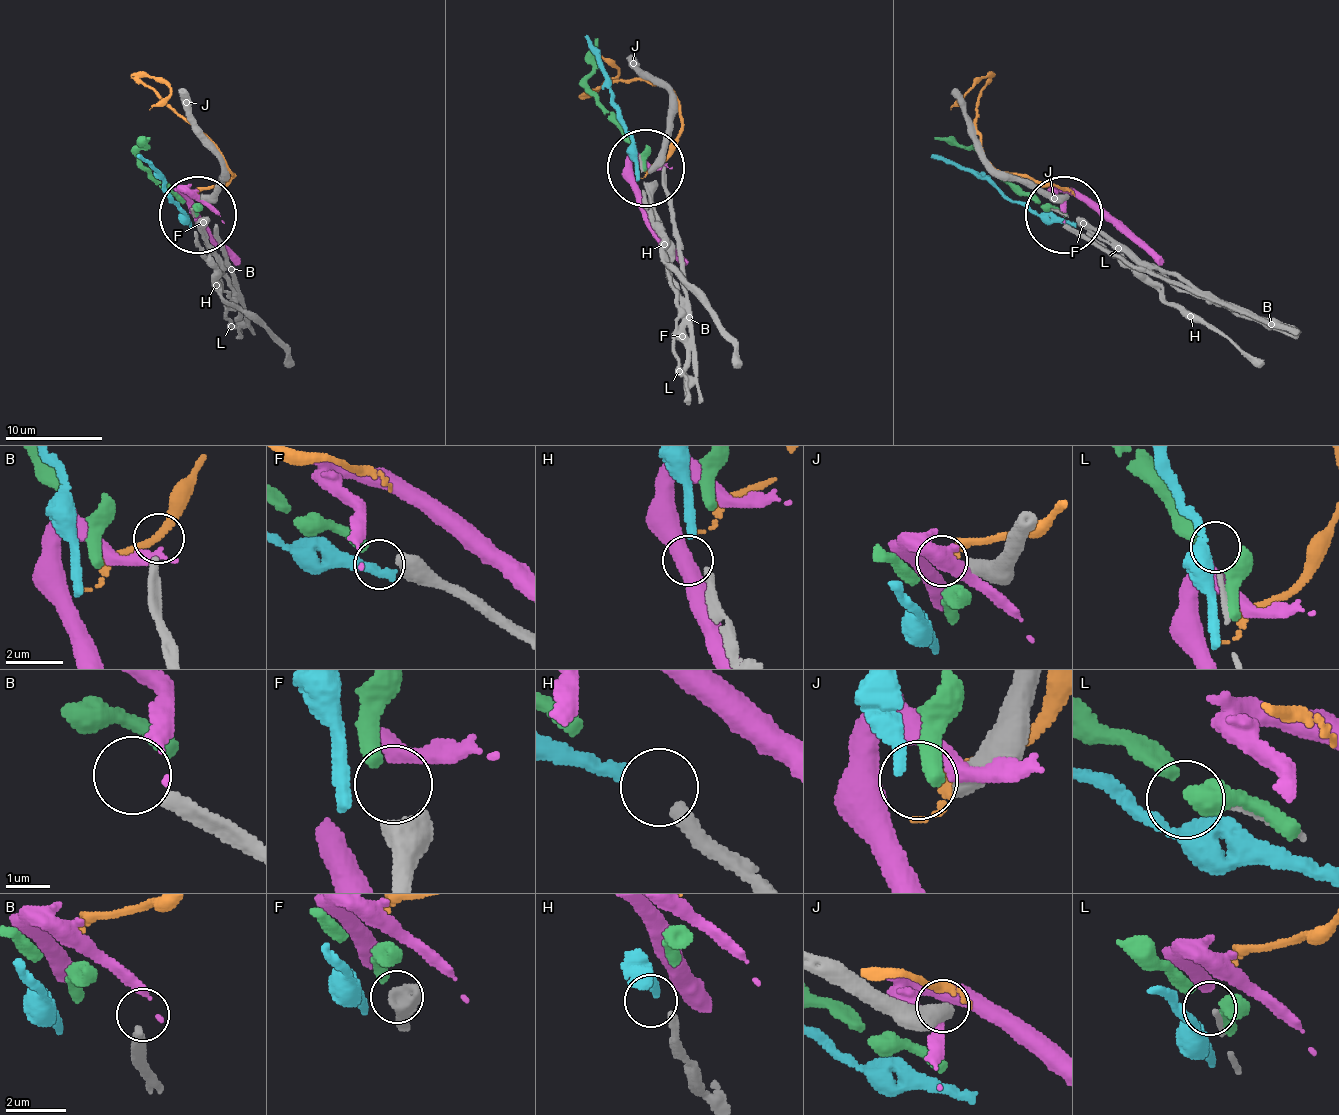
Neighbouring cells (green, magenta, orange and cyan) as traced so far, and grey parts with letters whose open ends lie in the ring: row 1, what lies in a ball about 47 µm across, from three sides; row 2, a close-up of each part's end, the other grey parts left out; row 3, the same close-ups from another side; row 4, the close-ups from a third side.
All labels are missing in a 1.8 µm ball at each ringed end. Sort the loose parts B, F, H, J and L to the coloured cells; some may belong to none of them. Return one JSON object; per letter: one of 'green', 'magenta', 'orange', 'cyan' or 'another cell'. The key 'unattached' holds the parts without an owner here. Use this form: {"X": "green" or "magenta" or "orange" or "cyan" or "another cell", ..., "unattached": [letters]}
{"B": "another cell", "F": "green", "H": "cyan", "J": "magenta", "L": "another cell", "unattached": ["B", "L"]}

